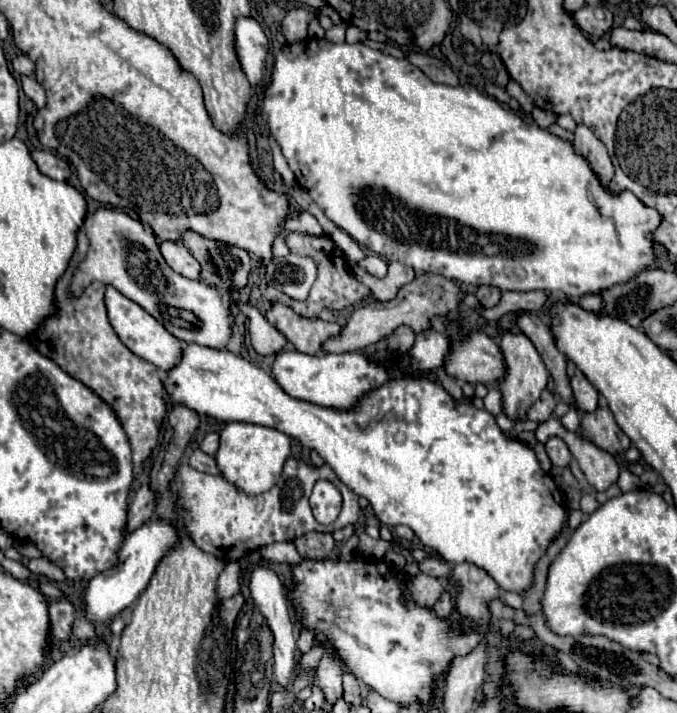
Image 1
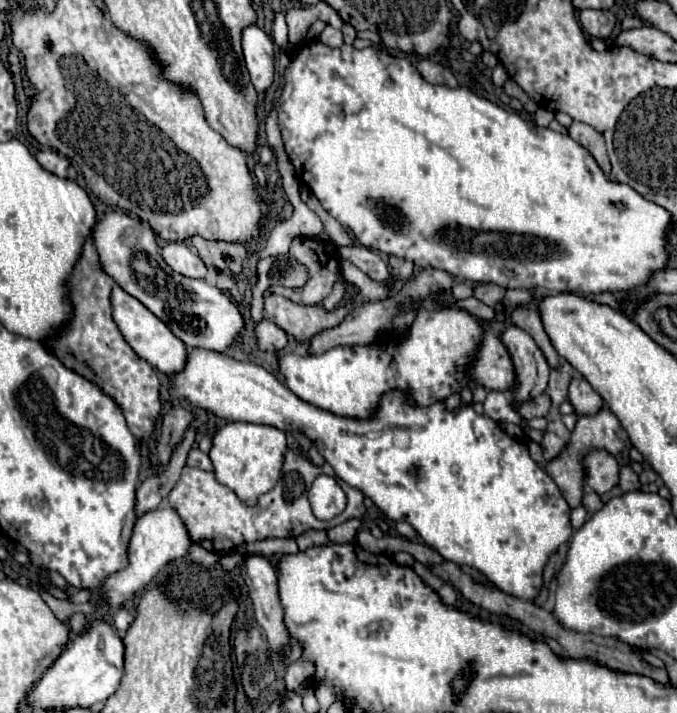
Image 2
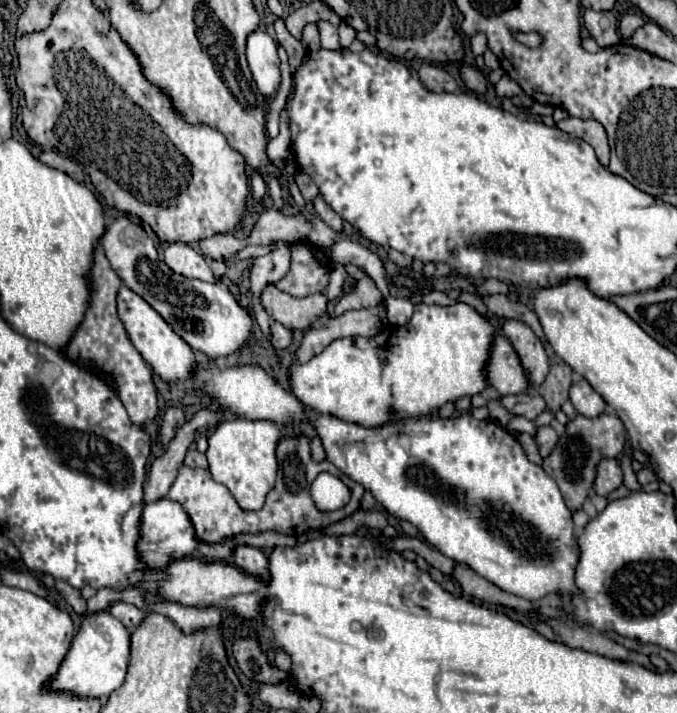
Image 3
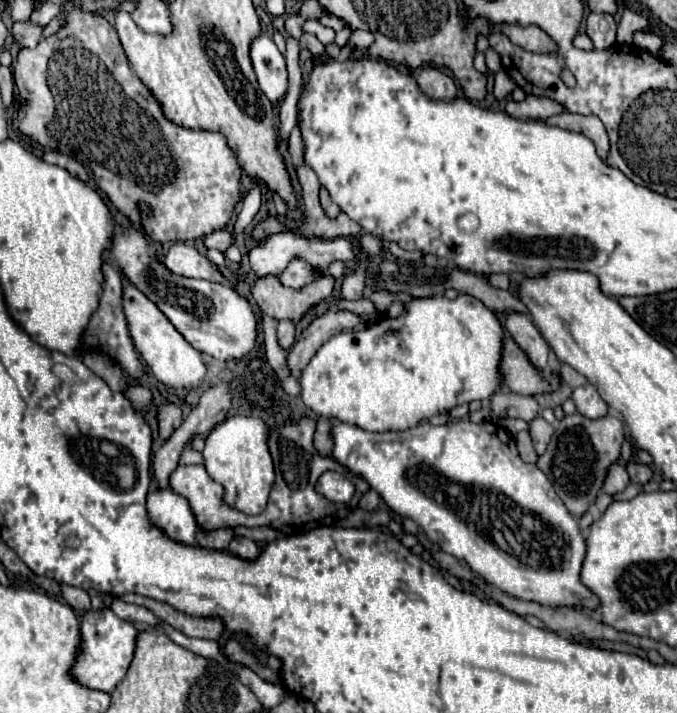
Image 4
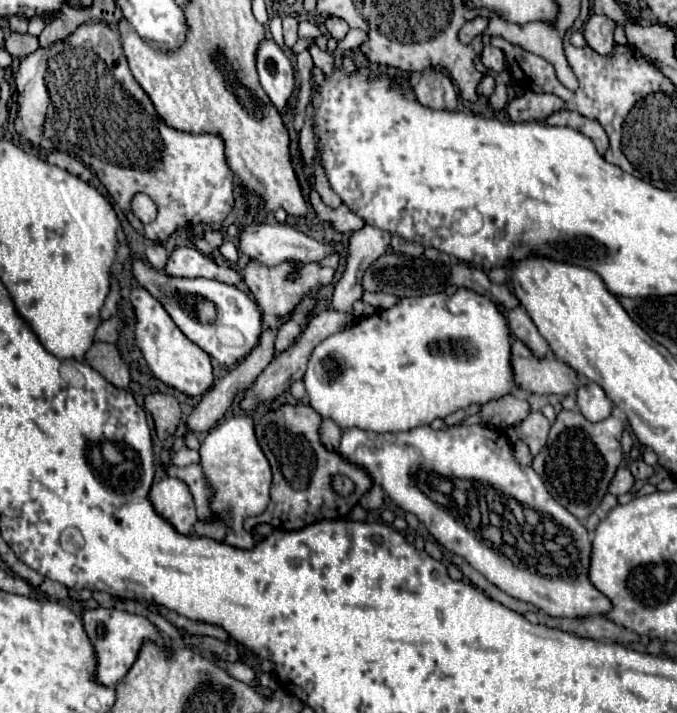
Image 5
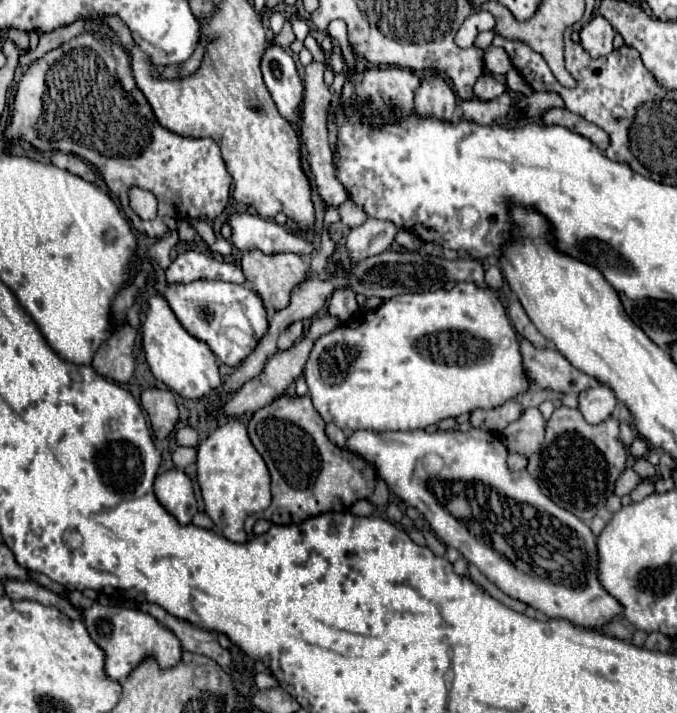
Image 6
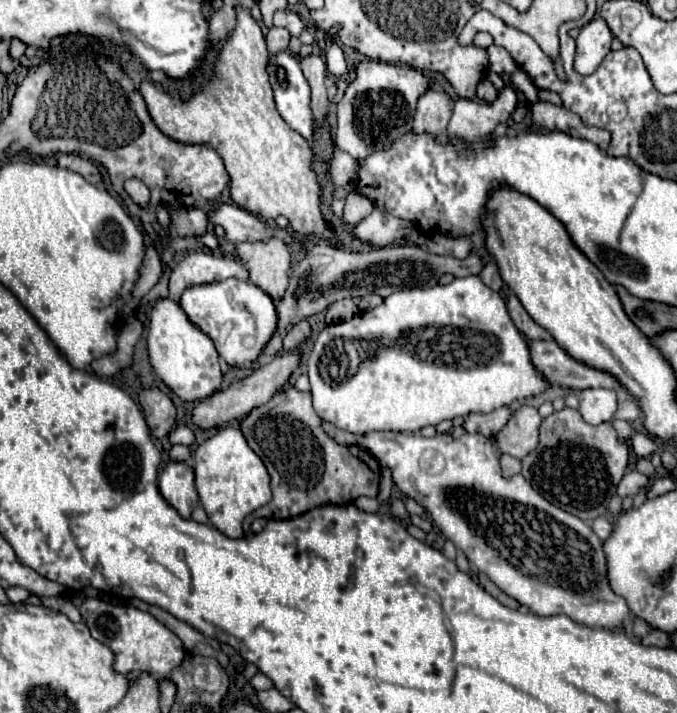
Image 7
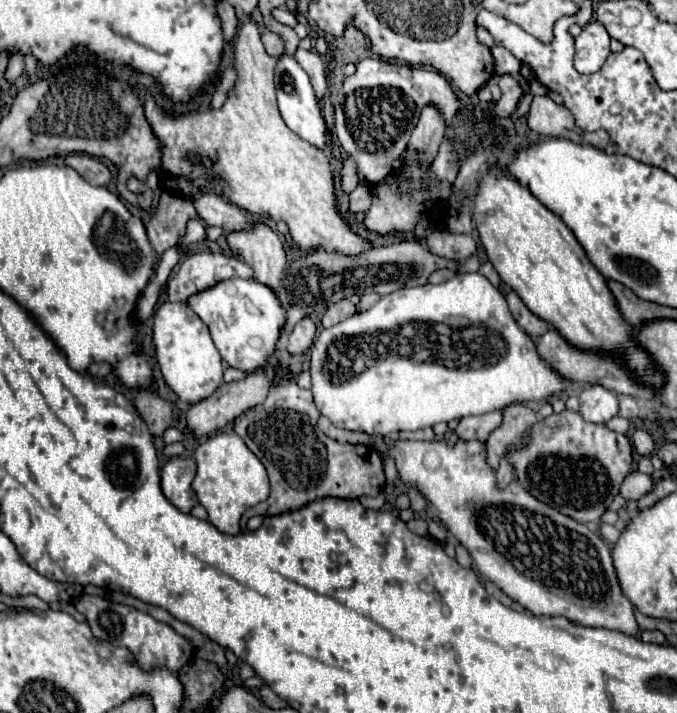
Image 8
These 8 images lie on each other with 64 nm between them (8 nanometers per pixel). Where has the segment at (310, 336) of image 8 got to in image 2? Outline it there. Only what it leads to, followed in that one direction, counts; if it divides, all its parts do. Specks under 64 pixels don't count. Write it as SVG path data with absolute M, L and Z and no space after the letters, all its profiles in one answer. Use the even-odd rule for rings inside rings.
M262 320L256 324L258 344L262 350L282 350L288 344L288 334L270 320Z

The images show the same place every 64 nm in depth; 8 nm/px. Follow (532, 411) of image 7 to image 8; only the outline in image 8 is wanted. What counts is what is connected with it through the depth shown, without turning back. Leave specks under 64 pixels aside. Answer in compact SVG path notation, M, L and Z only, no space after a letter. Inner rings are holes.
M510 404L502 410L504 418L502 424L490 432L486 440L486 452L488 452L488 464L492 470L498 468L500 458L506 454L510 444L520 444L526 430L538 420L536 414L526 408L524 404Z

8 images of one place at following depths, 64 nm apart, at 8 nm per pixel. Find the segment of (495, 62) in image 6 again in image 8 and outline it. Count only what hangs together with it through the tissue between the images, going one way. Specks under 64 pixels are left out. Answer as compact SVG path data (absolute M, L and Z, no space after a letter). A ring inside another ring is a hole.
M494 46L492 48L492 56L496 60L496 74L512 74L512 76L518 76L520 74L520 60L516 60L516 56L512 56L506 48L500 48L500 46Z

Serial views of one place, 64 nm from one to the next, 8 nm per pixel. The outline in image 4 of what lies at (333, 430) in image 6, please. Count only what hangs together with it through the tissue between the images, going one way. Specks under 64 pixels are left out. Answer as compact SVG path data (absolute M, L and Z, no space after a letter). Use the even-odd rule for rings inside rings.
M324 416L318 420L316 434L314 434L314 444L316 444L320 454L324 454L324 456L332 454L332 446L334 446L334 440L332 440L332 422L328 418L324 418Z

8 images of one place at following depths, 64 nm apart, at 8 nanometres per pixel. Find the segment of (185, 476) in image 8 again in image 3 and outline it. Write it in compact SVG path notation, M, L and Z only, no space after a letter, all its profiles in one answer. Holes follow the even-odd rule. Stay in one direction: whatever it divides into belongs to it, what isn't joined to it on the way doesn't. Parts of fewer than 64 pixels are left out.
M160 498L156 502L148 502L144 506L144 514L142 514L142 542L140 542L140 556L142 560L156 568L156 566L164 566L168 564L168 560L172 558L180 558L180 556L190 556L190 552L196 548L198 538L192 526L190 516L186 514L186 510L182 508L180 502L174 502L170 498Z

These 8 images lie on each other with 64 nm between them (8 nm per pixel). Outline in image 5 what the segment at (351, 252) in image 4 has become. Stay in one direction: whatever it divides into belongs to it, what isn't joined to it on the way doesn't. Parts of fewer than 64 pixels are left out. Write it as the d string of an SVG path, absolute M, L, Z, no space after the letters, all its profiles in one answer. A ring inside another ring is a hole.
M244 222L240 226L240 252L248 258L256 258L262 264L280 264L284 260L300 260L300 262L320 262L332 250L340 252L340 244L320 244L314 238L286 226L286 224L266 224L266 222Z

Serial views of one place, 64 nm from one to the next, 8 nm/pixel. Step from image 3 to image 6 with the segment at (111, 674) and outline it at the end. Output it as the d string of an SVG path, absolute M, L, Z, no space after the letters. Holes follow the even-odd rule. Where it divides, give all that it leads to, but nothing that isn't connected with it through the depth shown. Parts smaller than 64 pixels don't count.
M94 602L90 608L82 610L82 616L84 616L84 624L92 640L100 644L100 648L104 648L108 656L106 672L112 680L128 678L130 672L146 658L154 658L160 670L174 668L182 660L180 640L148 612L134 610L134 608L122 608L122 606L104 606L100 602Z

